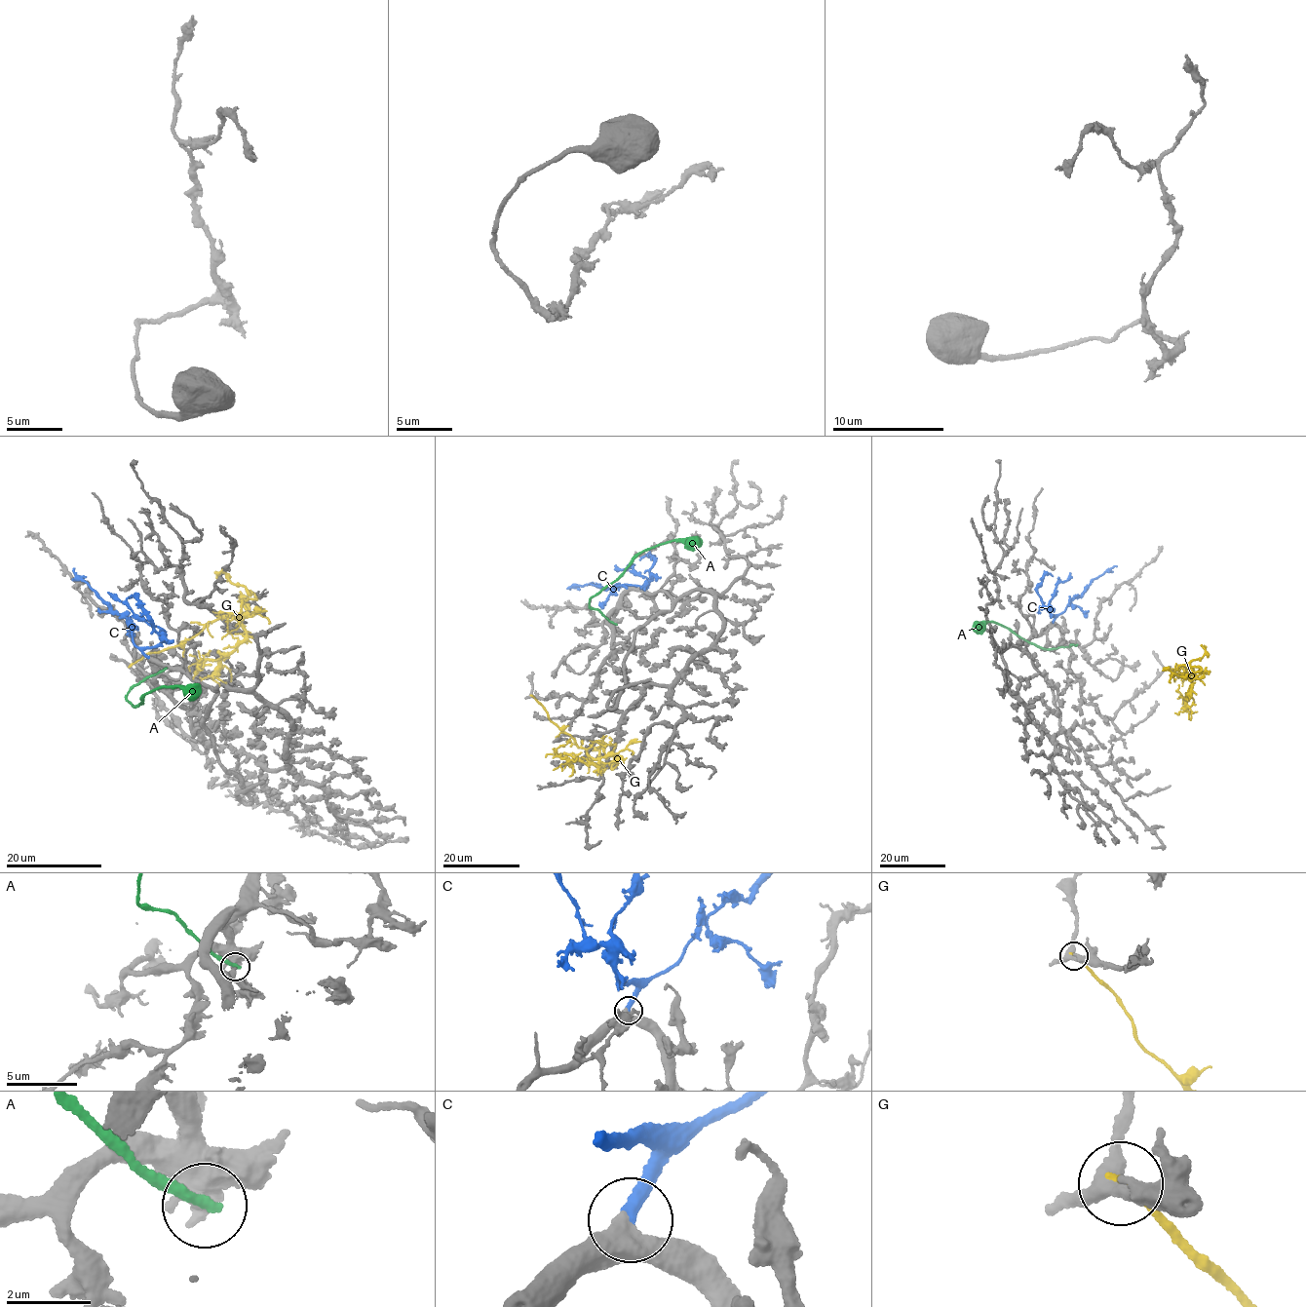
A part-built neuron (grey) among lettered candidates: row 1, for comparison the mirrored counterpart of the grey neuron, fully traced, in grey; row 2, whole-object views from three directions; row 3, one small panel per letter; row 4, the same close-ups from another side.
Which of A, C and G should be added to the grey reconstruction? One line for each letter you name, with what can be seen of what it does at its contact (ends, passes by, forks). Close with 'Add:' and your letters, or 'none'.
C: it ends there
Add: C

